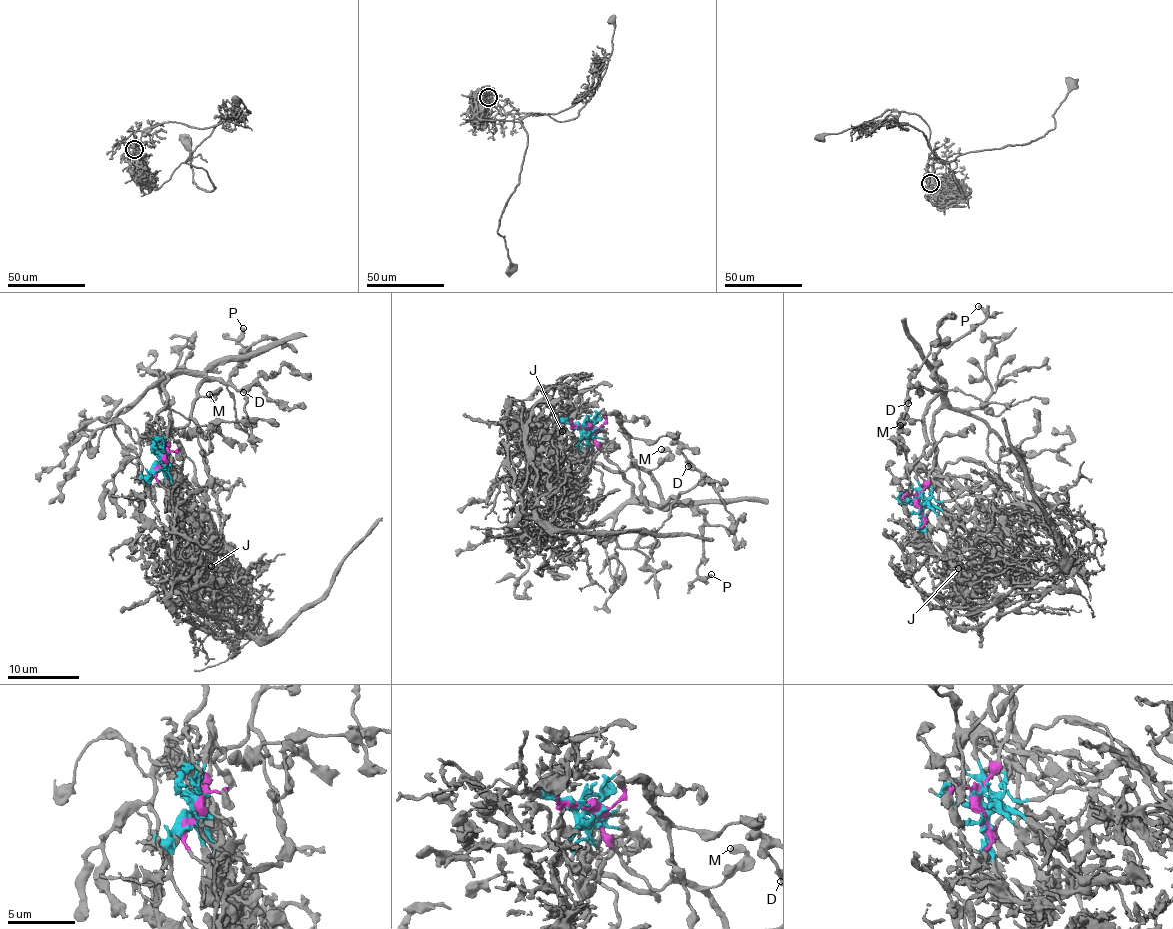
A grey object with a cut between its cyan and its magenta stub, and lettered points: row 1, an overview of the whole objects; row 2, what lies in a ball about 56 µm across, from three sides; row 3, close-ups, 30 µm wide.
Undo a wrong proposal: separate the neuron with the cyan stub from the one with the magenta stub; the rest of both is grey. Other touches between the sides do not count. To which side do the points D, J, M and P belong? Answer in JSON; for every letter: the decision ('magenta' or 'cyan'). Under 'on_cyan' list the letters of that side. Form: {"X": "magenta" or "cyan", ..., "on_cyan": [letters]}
{"D": "magenta", "J": "cyan", "M": "magenta", "P": "magenta", "on_cyan": ["J"]}

